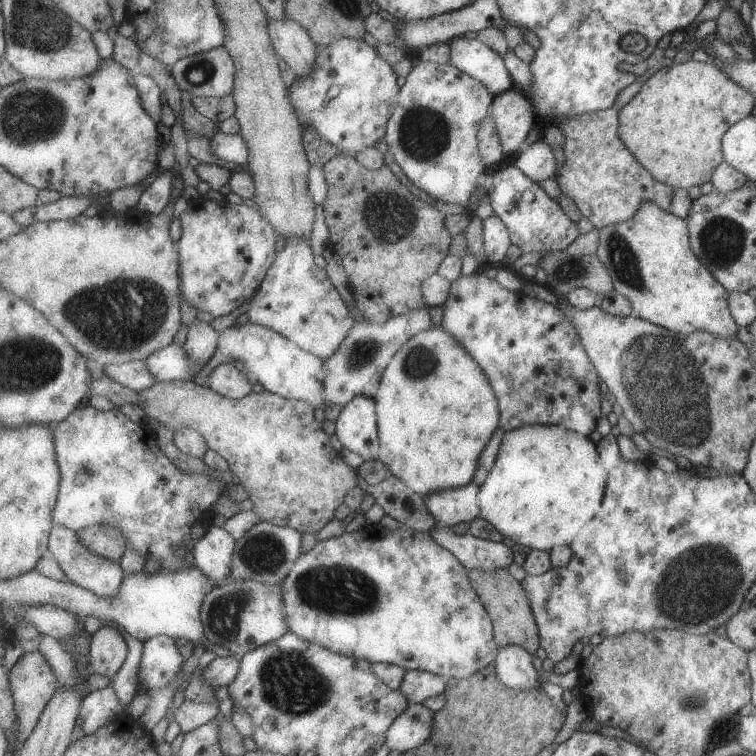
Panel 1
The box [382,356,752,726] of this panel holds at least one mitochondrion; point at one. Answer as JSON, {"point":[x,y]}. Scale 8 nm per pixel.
{"point":[700,584]}

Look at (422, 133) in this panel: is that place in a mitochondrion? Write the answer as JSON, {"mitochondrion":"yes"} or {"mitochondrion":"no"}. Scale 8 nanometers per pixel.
{"mitochondrion":"yes"}

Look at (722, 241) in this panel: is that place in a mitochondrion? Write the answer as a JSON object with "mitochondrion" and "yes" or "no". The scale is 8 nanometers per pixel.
{"mitochondrion":"yes"}

